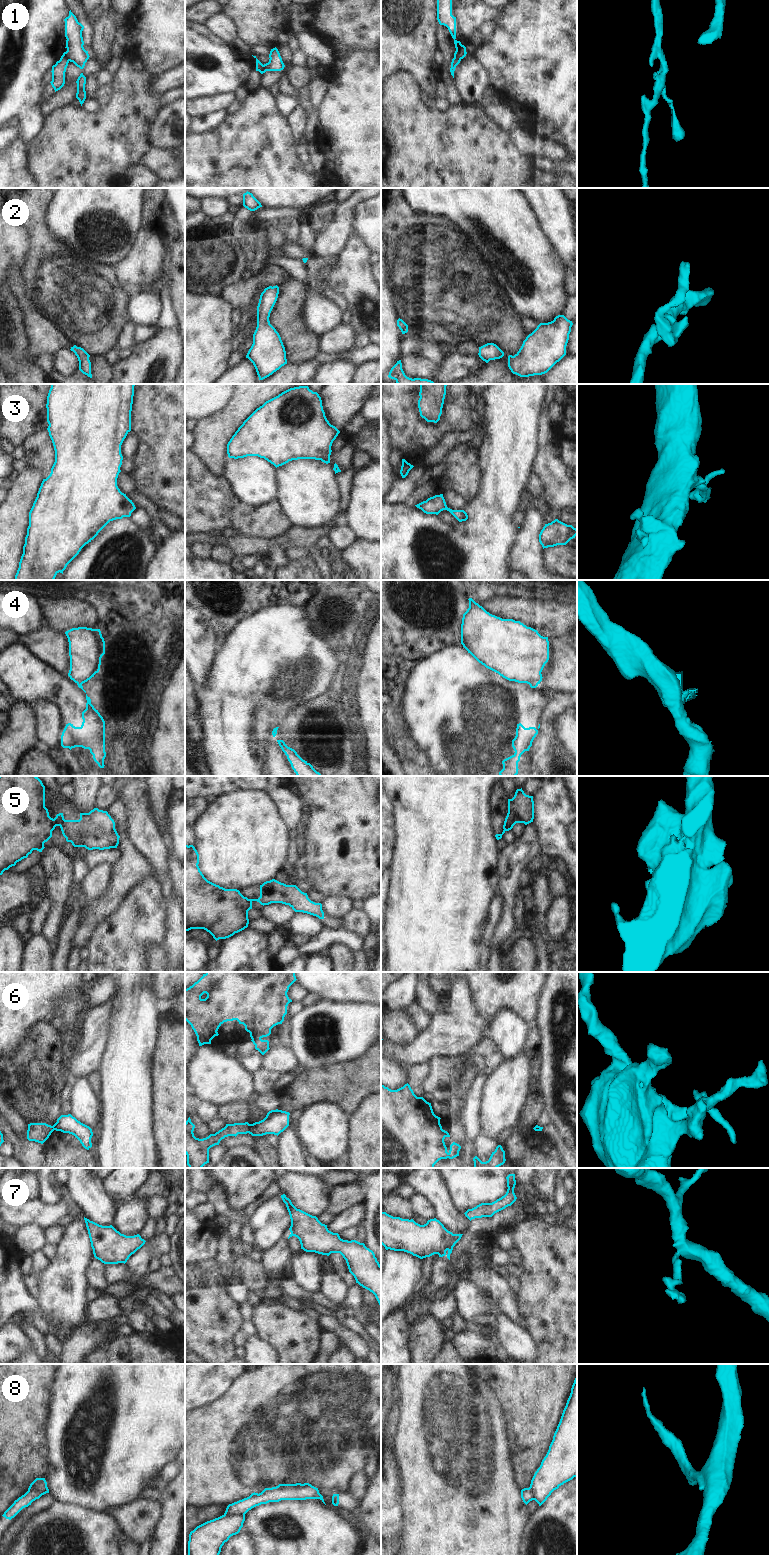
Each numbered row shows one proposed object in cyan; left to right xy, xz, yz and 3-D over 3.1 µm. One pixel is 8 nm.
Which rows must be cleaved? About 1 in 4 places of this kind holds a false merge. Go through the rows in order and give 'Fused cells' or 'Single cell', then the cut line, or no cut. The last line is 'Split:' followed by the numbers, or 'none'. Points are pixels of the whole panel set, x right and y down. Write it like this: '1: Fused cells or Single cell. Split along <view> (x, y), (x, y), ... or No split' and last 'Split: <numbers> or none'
1: Fused cells. Split along xz (263, 65), (260, 72)
2: Single cell. No split
3: Single cell. No split
4: Fused cells. Split along yz (537, 683), (529, 684)
5: Fused cells. Split along xy (53, 819), (55, 826)
6: Fused cells. Split along xz (250, 1124), (250, 1129), (247, 1132)
7: Fused cells. Split along yz (452, 1234), (455, 1243)
8: Fused cells. Split along xy (46, 1486), (42, 1492), (28, 1491)
Split: 1, 4, 5, 6, 7, 8.

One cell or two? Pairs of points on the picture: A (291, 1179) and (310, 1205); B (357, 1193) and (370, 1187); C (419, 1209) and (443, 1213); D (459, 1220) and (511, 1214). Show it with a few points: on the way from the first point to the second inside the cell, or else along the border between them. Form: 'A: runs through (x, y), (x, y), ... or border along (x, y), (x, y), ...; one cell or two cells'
A: runs through (296, 1185), (310, 1199); one cell
B: border along (357, 1183), (364, 1194); two cells
C: border along (418, 1194), (421, 1194), (430, 1203), (435, 1217); two cells
D: border along (470, 1221), (469, 1226), (462, 1233); two cells

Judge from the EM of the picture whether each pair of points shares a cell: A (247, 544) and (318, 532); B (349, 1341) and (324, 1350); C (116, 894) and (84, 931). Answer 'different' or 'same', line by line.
A: same
B: different
C: same

